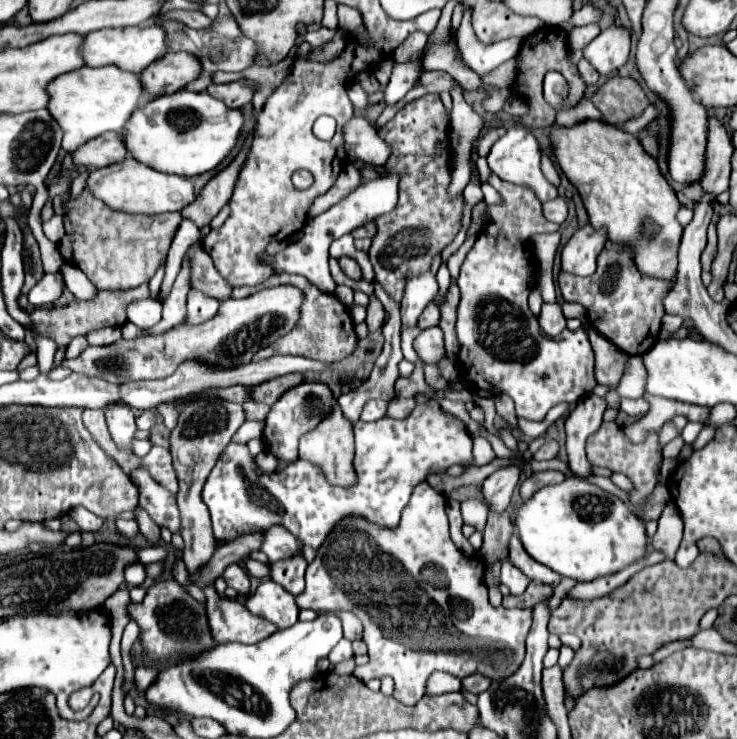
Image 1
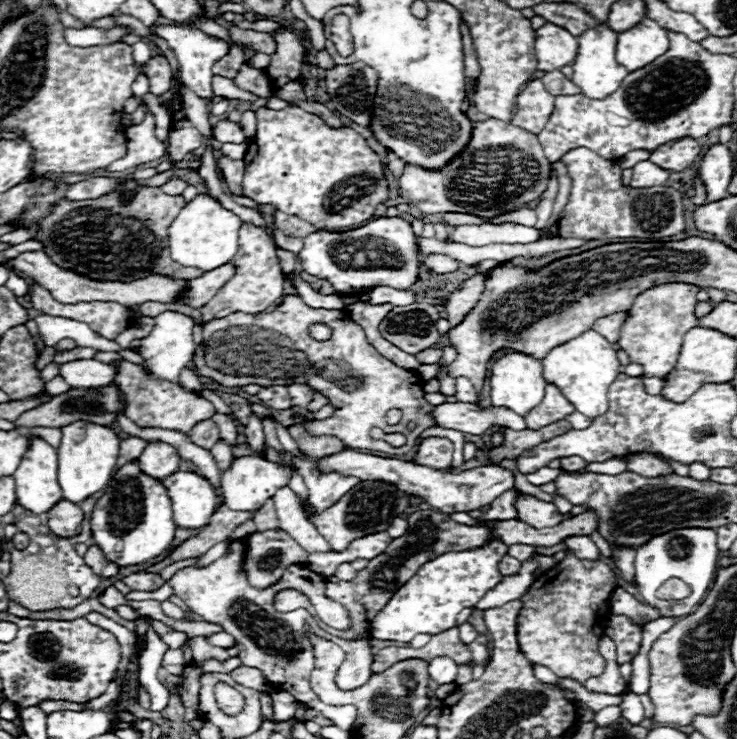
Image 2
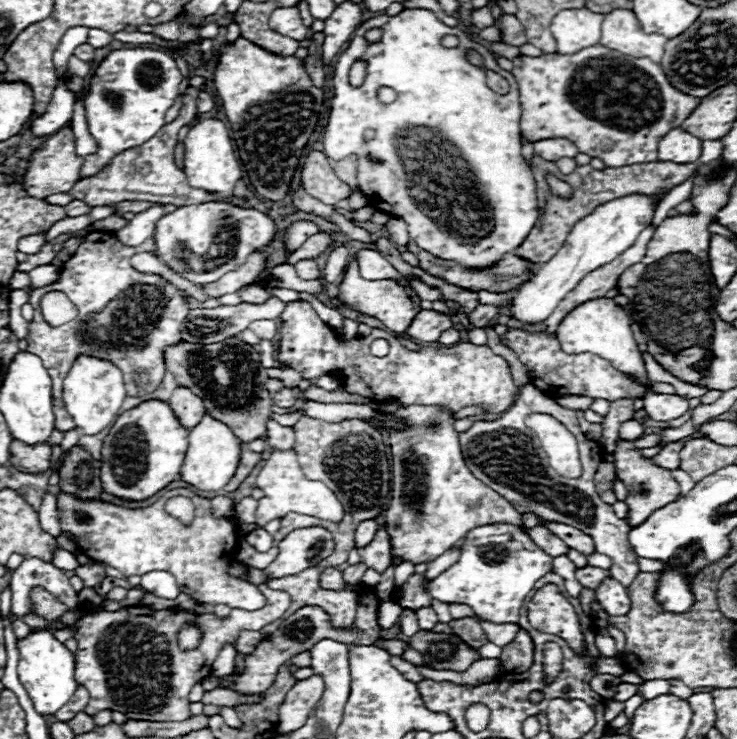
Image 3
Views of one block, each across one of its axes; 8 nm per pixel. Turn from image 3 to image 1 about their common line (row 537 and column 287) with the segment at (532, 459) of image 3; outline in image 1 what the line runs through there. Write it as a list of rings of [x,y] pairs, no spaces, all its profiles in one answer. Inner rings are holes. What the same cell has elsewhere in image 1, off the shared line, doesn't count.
[[[266,580],[246,600],[246,608],[274,622],[278,628],[290,628],[290,624],[298,622],[298,612],[300,612],[294,598],[296,596],[290,594],[284,586],[276,584],[274,580]]]

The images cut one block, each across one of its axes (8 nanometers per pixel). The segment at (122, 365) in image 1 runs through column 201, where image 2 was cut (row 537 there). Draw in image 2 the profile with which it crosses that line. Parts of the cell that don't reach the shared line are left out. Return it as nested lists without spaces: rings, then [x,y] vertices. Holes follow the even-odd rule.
[[[364,480],[364,482],[356,484],[348,494],[344,494],[344,498],[340,498],[340,502],[336,502],[328,510],[324,510],[324,514],[314,516],[312,524],[328,540],[332,550],[340,552],[356,538],[362,538],[362,536],[386,530],[398,514],[408,510],[410,500],[412,500],[410,494],[400,492],[396,486],[392,486],[388,482]]]

